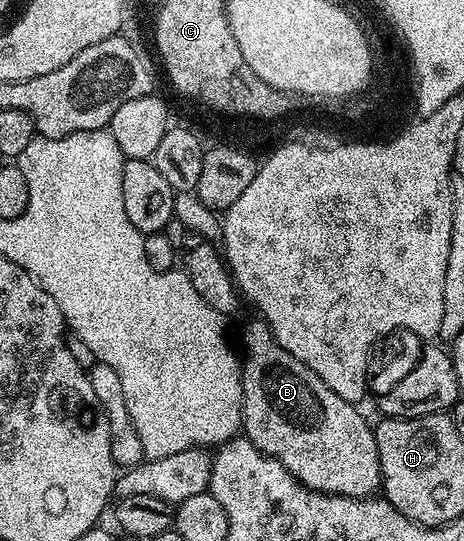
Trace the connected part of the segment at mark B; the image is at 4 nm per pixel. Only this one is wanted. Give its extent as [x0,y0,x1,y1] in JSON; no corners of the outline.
[239,316,381,498]

